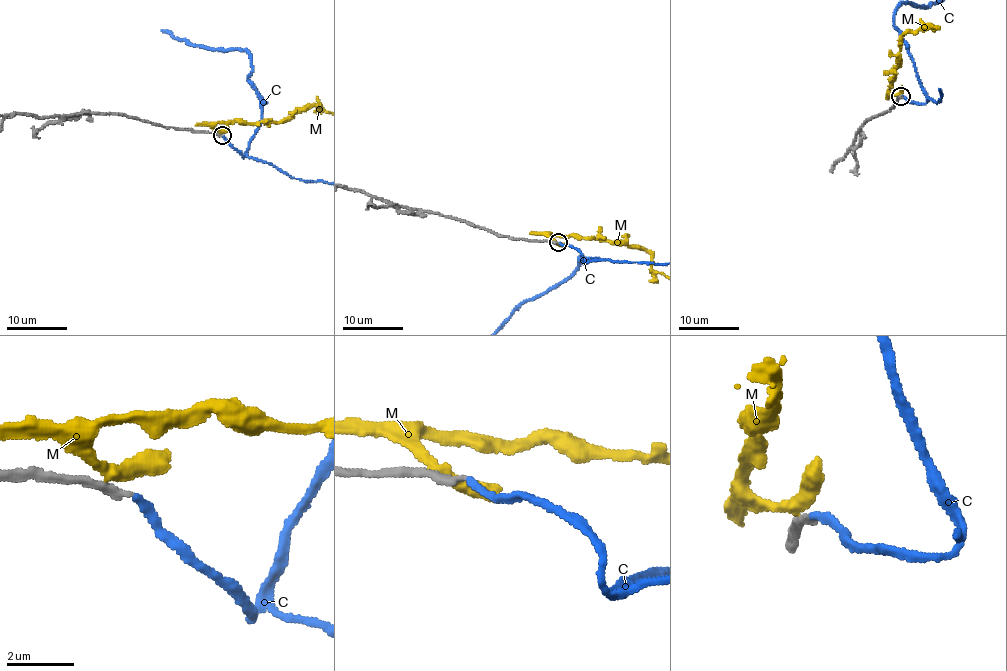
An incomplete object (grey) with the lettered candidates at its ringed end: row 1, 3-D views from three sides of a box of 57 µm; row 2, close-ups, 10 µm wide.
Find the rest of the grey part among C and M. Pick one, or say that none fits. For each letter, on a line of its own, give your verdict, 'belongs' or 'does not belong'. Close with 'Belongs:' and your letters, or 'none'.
C: belongs
M: does not belong
Belongs: C

